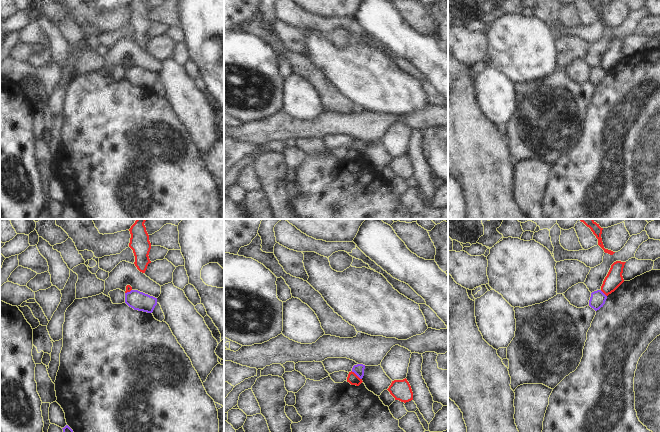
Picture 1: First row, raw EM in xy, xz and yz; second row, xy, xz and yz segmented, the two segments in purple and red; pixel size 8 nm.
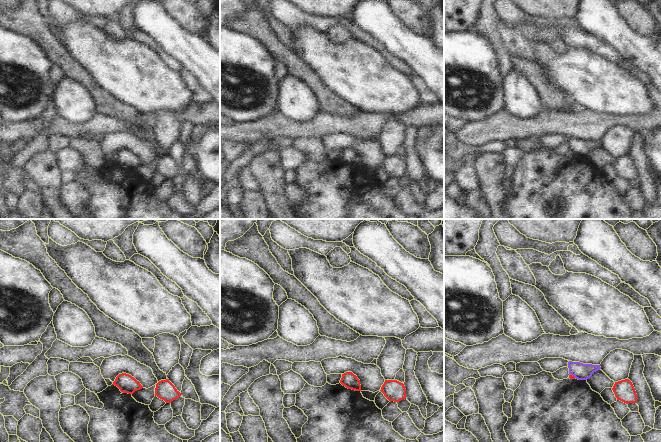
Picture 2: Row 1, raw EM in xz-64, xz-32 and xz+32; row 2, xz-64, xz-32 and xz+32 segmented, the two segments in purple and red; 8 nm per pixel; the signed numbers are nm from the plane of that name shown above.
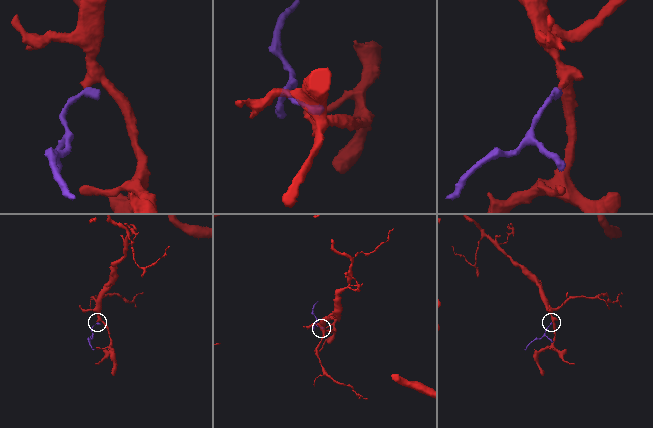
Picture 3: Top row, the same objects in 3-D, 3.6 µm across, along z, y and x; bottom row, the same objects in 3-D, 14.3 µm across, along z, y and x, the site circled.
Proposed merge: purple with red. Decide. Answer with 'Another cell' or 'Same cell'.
Another cell.

